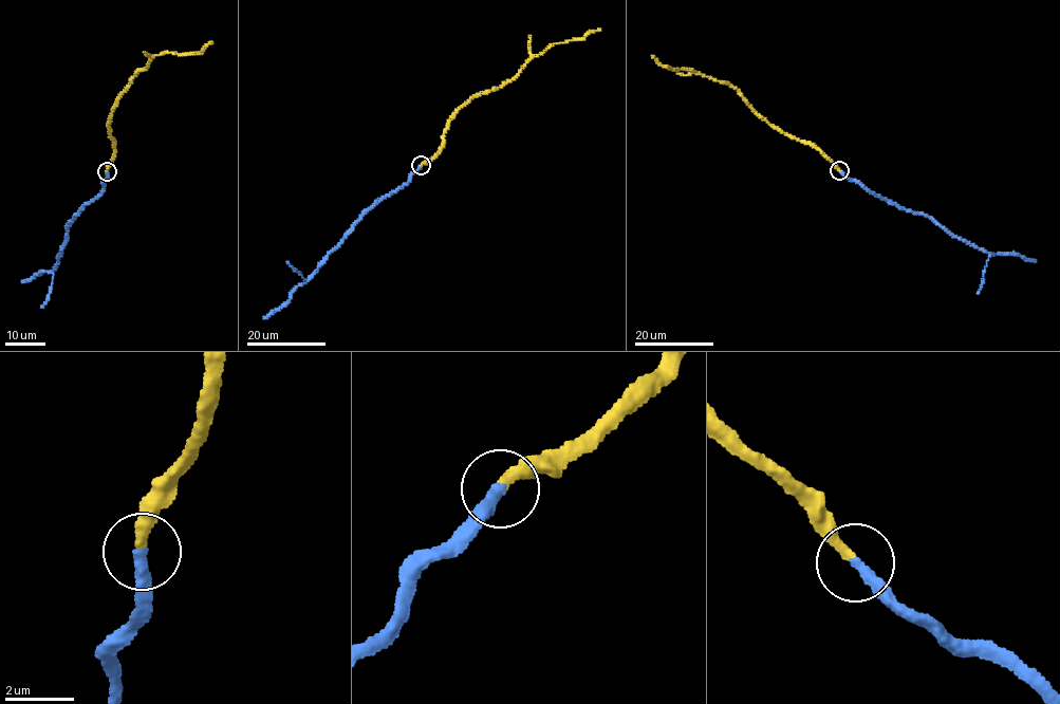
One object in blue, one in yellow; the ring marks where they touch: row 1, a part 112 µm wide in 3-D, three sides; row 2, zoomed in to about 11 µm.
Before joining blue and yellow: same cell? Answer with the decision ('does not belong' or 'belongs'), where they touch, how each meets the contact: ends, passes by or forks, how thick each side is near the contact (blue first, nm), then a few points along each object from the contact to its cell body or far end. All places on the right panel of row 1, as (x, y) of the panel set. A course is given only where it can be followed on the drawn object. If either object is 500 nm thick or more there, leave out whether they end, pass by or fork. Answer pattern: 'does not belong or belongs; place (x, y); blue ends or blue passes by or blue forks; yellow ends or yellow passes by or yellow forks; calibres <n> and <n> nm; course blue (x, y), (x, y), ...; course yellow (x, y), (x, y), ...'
does not belong; place (839, 170); blue ends; yellow ends; calibres 320 and 320 nm; course blue (840, 170), (867, 189), (926, 215), (958, 238), (985, 252), (1036, 260); course yellow (840, 169), (809, 144), (775, 128), (728, 84), (692, 70), (663, 66), (652, 55)

